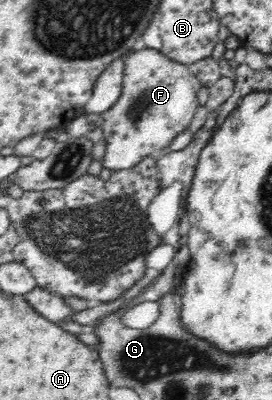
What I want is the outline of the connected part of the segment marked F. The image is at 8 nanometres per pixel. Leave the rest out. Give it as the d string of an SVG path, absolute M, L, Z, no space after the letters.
M145 48L123 58L125 70L121 96L113 108L103 112L103 139L106 151L103 167L111 172L133 168L143 157L167 148L191 124L197 112L197 92L202 87L189 65L171 60L159 49Z

